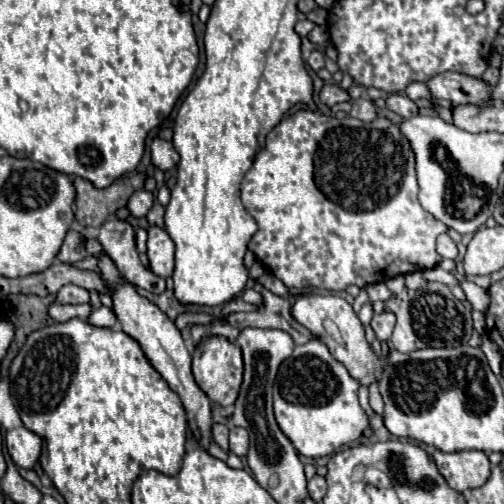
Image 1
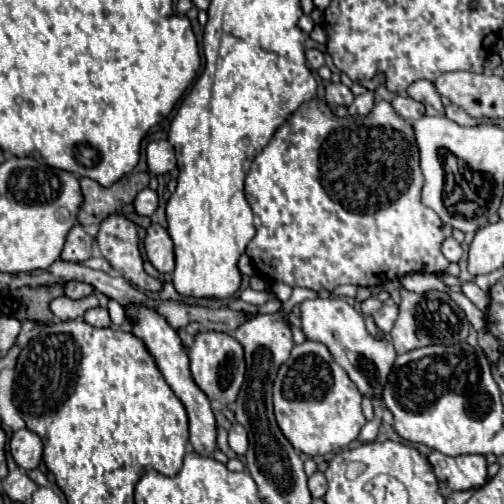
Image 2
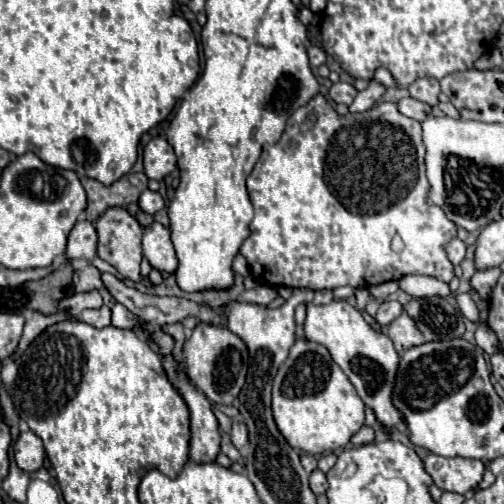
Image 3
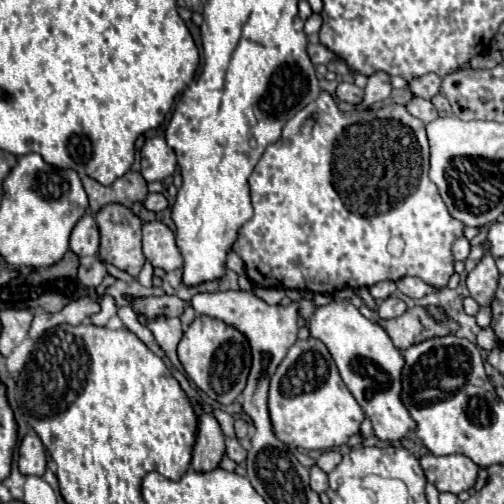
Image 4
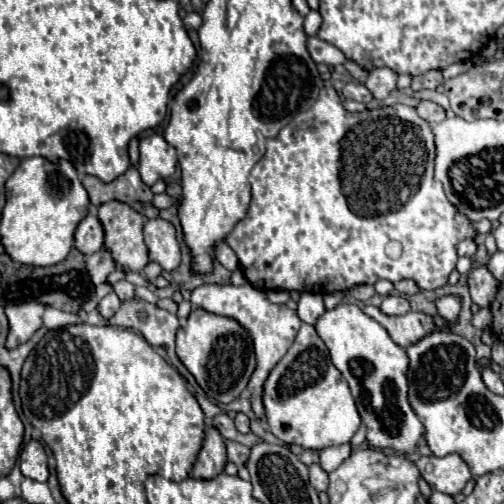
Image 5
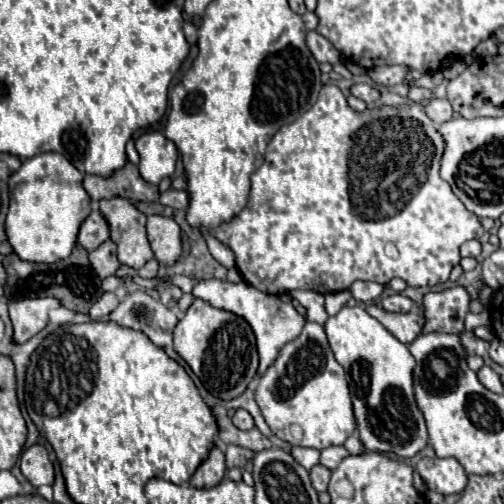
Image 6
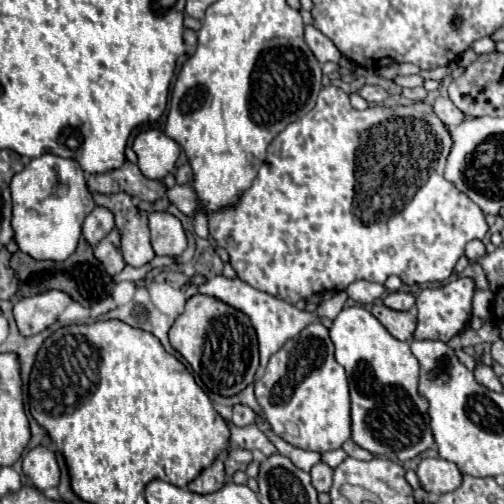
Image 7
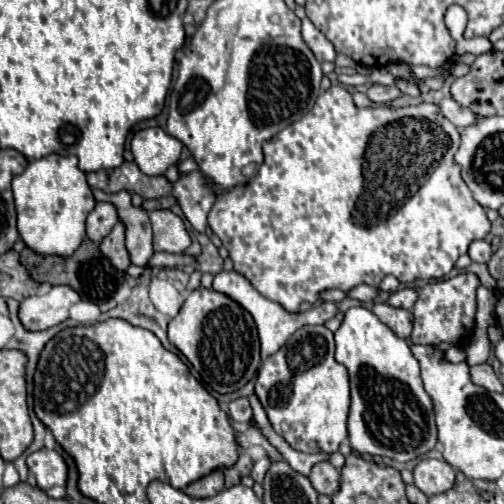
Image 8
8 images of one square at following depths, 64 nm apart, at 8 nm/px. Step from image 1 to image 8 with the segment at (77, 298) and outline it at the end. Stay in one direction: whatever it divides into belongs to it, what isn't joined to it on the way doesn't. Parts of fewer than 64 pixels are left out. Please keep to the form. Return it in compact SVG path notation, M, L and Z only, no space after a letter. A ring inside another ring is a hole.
M118 222L112 232L100 242L100 250L102 254L112 262L112 266L116 270L126 270L130 266L130 256L128 256L128 250L126 250L126 244L124 244L124 224Z

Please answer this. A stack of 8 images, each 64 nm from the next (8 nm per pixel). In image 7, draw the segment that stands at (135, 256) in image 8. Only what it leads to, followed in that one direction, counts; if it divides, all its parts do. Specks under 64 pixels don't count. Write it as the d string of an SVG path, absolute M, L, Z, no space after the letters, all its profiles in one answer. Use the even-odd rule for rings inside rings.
M94 192L94 202L112 210L116 218L116 228L122 236L122 254L126 264L144 266L146 262L150 262L154 258L154 250L150 246L146 212L138 210L126 192L116 192L108 196Z

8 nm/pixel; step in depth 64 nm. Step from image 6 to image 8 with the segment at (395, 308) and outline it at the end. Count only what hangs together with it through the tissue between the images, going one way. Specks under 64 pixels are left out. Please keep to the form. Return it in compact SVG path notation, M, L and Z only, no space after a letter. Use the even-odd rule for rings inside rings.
M402 288L402 290L394 290L390 292L390 298L388 298L388 304L390 306L396 306L396 308L412 308L414 302L416 302L418 294L414 288Z

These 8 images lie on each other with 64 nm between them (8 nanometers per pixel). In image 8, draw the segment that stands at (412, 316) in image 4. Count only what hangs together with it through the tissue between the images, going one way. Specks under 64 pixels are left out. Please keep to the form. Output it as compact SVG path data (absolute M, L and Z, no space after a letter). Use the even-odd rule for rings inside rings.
M376 302L372 306L372 312L400 338L408 338L412 332L412 312L404 308L394 308L390 304Z

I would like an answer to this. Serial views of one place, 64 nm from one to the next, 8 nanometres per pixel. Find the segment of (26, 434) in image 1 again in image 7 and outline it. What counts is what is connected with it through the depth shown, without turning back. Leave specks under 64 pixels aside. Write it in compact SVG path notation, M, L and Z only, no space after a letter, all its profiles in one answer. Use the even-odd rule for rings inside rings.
M36 446L24 456L24 472L38 490L48 490L60 482L60 466L56 454L46 446Z

